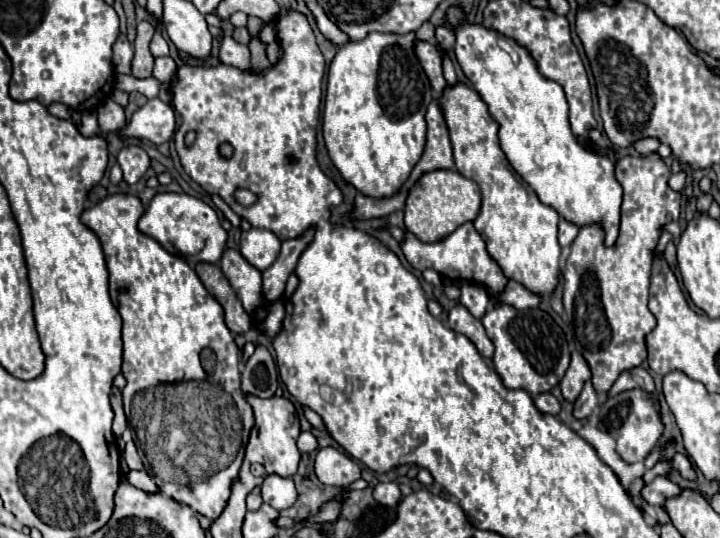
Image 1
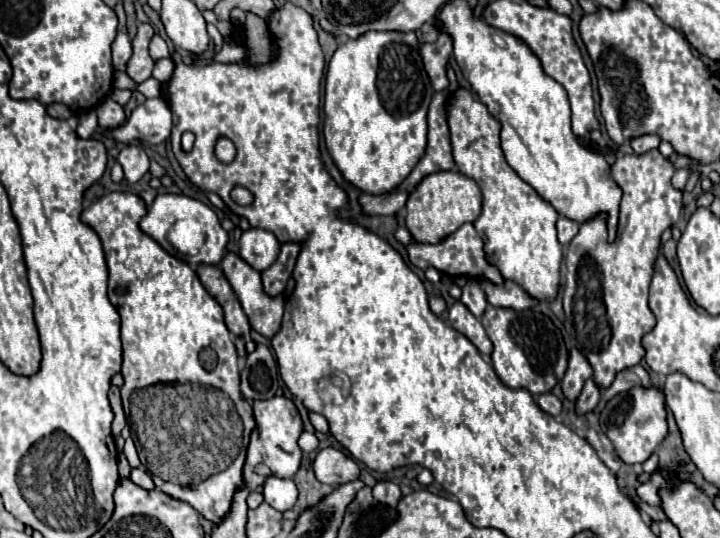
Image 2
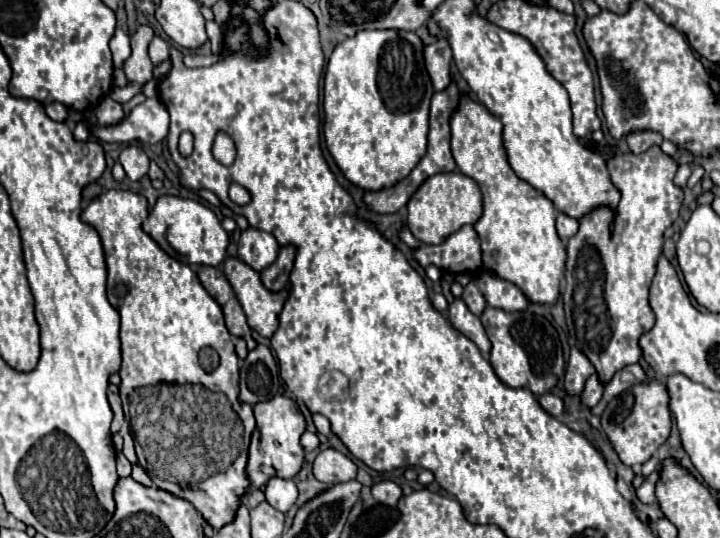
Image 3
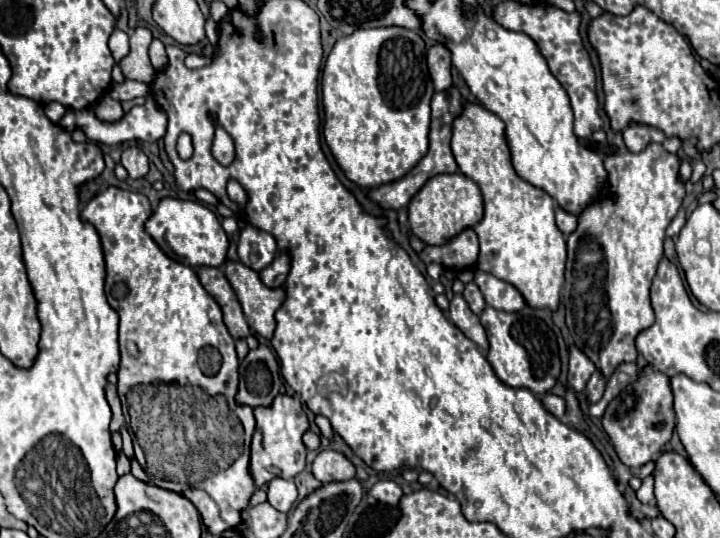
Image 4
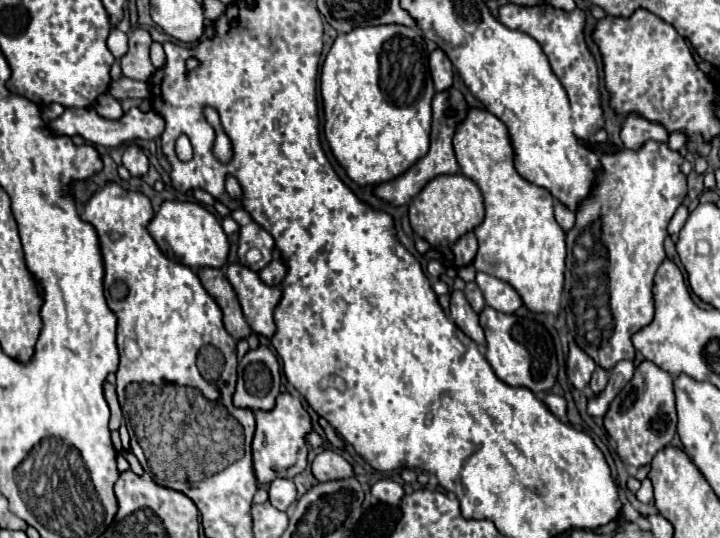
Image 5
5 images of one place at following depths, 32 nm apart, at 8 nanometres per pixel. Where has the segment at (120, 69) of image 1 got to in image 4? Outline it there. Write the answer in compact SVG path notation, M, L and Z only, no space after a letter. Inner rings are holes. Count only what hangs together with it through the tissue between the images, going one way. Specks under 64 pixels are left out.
M116 28L116 30L112 32L110 40L108 40L108 48L110 48L114 60L120 62L120 60L130 52L130 46L128 46L128 34Z

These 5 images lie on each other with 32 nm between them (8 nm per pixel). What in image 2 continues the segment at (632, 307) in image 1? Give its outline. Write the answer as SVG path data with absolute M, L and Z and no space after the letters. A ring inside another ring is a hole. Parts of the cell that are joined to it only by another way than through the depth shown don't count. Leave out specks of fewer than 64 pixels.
M648 150L646 154L628 154L620 156L610 164L610 172L614 182L622 188L622 202L620 202L620 218L618 218L618 232L614 242L608 242L606 230L606 214L596 214L588 222L580 224L580 232L568 244L566 256L563 289L563 309L568 328L573 327L576 332L576 348L588 358L594 368L594 378L600 388L608 388L614 376L628 368L640 364L644 358L642 336L652 330L656 318L648 308L648 288L654 274L654 262L662 248L662 232L678 222L680 208L682 208L682 190L672 186L672 176L676 168L668 158L660 154L660 150Z

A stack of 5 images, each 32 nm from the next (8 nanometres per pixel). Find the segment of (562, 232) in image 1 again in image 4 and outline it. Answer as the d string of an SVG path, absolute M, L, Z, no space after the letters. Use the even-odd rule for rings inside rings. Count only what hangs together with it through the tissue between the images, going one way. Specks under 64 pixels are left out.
M556 204L556 224L558 224L558 228L568 236L572 230L576 230L576 216L570 214L570 212L566 212L566 210L562 210L562 208Z

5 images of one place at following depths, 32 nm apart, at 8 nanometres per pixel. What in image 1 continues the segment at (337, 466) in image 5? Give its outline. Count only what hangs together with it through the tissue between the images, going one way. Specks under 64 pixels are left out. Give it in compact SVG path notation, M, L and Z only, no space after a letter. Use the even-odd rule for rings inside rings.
M336 448L318 450L314 470L322 484L340 486L340 488L360 478L360 466L350 456L346 456Z

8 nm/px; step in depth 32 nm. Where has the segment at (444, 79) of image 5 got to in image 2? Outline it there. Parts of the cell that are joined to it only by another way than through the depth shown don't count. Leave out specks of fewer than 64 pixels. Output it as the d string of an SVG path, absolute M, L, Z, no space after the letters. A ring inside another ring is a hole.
M440 34L434 44L422 44L420 54L424 60L424 68L430 76L432 88L436 92L444 90L448 86L448 76L446 76L446 66L452 56L452 40L448 34Z

